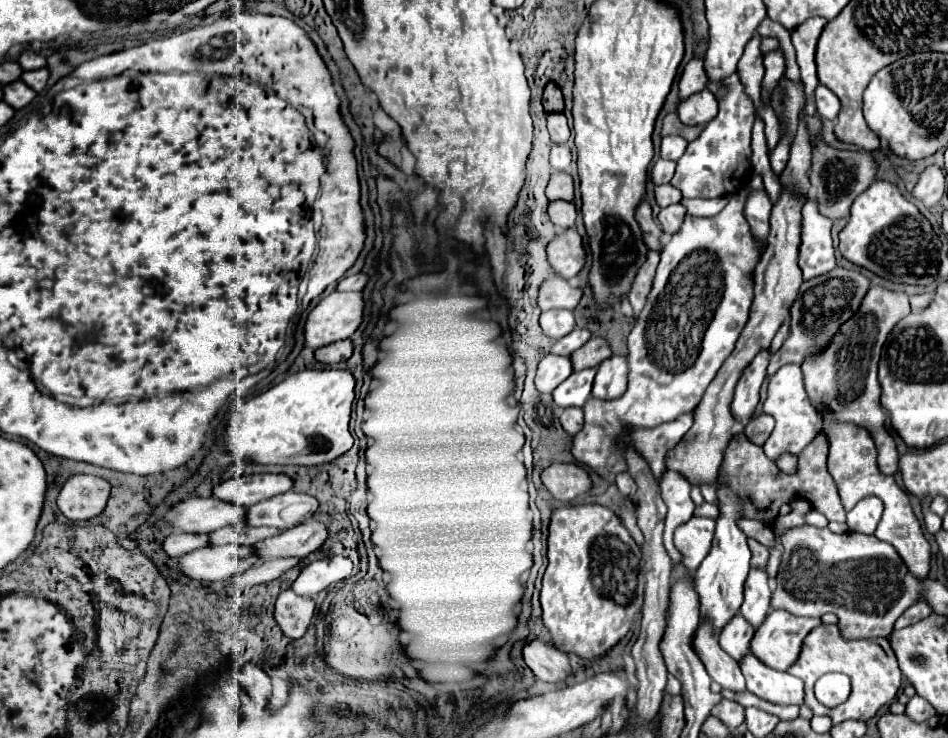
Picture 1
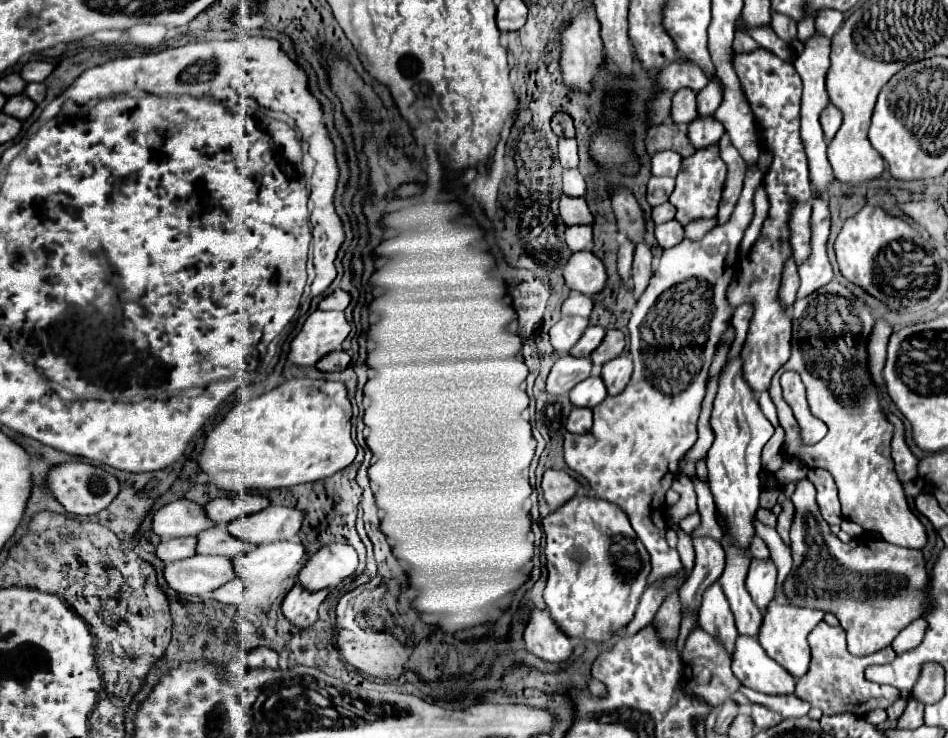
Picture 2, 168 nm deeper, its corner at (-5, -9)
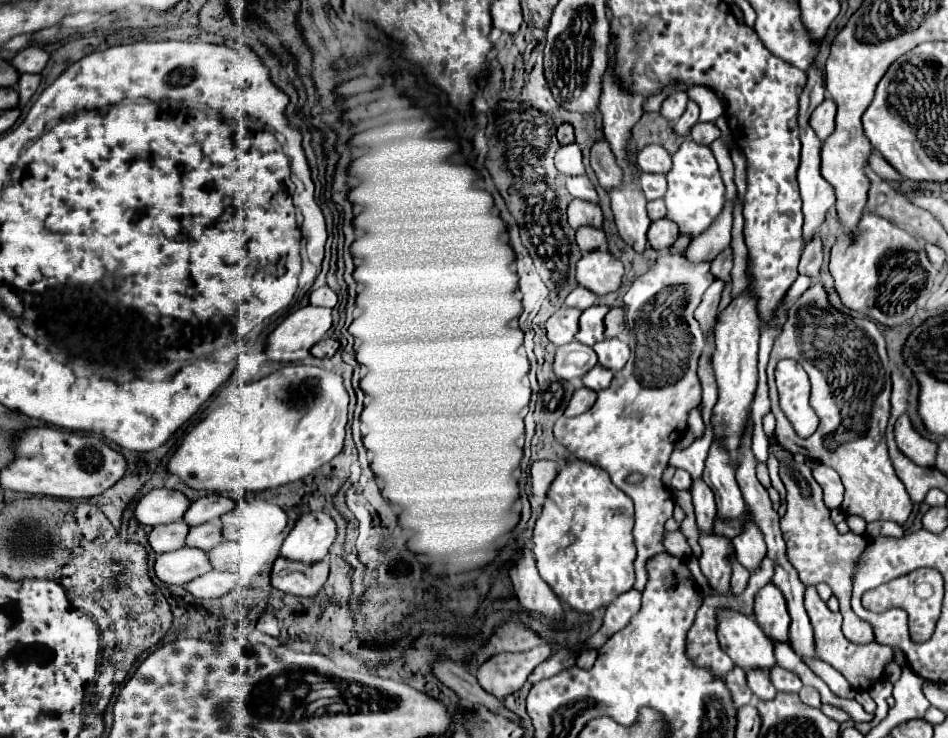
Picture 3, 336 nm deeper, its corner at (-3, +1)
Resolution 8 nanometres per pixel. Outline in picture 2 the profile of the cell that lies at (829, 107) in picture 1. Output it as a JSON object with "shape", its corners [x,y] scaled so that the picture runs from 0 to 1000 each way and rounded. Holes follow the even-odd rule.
{"shape":[[[876,140],[867,150],[867,156],[865,156],[865,169],[867,169],[867,178],[869,178],[871,191],[876,191],[882,183],[882,178],[886,175],[886,169],[888,169],[888,153],[886,153],[886,148]]]}

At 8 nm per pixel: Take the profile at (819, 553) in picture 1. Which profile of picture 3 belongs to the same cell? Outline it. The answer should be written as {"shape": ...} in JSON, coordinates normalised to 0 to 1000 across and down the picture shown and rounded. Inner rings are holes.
{"shape":[[[816,603],[816,611],[821,614],[823,622],[823,649],[829,660],[829,679],[831,679],[831,692],[823,703],[825,706],[825,720],[829,728],[831,738],[831,755],[838,771],[844,779],[844,787],[850,795],[861,795],[863,790],[876,793],[880,809],[886,814],[886,831],[890,836],[890,860],[899,871],[920,871],[922,869],[922,852],[916,841],[907,839],[897,816],[899,812],[899,790],[901,790],[901,776],[903,776],[903,760],[905,760],[905,725],[895,720],[886,725],[882,720],[882,711],[876,703],[876,690],[871,690],[867,679],[867,663],[859,652],[857,638],[852,630],[844,630],[835,622],[835,614],[829,608],[823,608],[823,603]]]}

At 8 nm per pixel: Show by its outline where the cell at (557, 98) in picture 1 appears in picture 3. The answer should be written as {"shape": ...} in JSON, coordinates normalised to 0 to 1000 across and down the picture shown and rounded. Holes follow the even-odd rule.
{"shape":[[[593,167],[593,169],[589,172],[589,180],[586,180],[586,186],[589,186],[591,196],[605,191],[605,172],[603,172],[601,167]]]}

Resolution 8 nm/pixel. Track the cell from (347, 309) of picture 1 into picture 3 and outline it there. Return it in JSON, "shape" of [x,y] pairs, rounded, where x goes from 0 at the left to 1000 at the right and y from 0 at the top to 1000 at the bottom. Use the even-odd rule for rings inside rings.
{"shape":[[[319,416],[304,427],[285,454],[281,481],[285,489],[319,489],[327,481],[331,465],[335,465],[350,443],[350,419],[346,416]]]}

